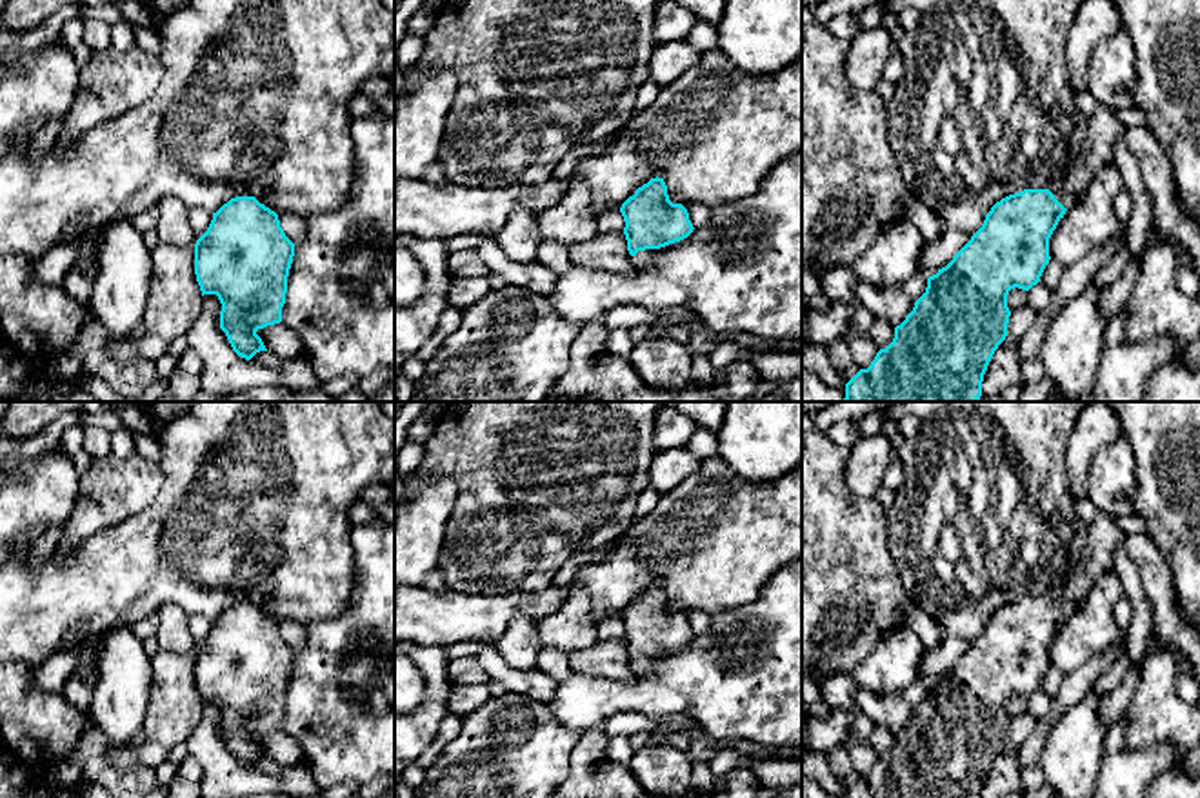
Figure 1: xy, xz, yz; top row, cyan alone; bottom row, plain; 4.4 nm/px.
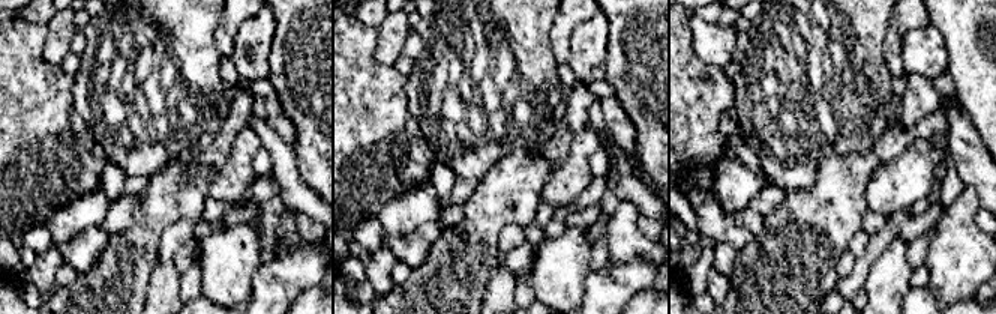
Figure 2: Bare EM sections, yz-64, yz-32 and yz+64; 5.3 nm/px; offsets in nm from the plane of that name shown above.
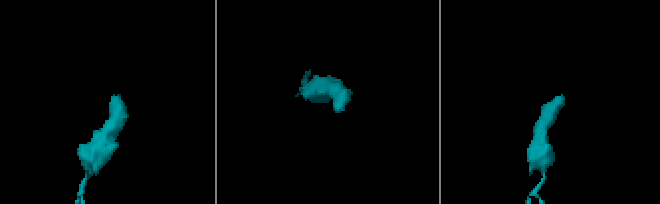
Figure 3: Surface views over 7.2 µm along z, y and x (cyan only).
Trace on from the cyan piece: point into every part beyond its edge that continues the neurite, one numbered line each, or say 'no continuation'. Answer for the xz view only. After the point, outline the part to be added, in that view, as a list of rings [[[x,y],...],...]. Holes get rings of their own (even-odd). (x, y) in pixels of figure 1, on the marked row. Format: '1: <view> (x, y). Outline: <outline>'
1: xz (642, 259). Outline: [[[660,249],[638,251],[638,253],[633,256],[633,264],[635,264],[638,269],[649,269],[649,267],[656,262],[658,253],[660,253]]]

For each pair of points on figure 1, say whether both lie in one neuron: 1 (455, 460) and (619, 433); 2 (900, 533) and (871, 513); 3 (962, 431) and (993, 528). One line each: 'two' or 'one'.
1: one
2: two
3: one

